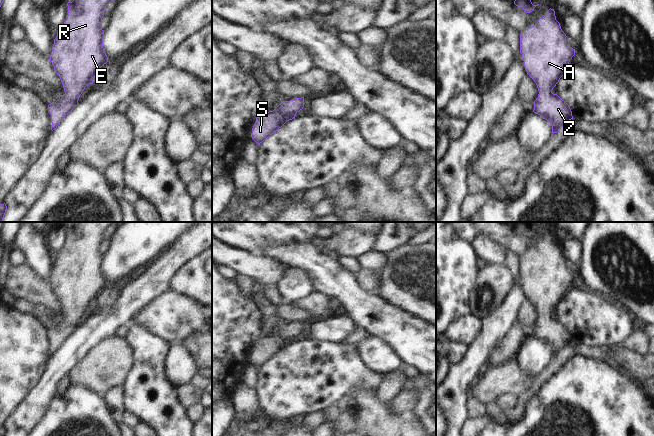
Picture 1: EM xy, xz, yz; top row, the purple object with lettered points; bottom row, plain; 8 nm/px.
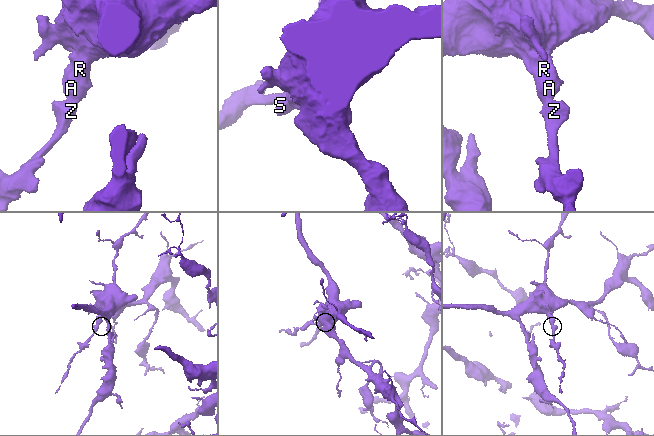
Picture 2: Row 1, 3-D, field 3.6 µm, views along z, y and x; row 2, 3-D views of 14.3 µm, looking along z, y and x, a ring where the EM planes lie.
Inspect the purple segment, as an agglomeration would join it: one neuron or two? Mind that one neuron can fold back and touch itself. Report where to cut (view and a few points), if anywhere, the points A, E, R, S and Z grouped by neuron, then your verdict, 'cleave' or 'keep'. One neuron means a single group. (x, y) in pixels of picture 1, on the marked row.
no cut | A E R S Z | keep

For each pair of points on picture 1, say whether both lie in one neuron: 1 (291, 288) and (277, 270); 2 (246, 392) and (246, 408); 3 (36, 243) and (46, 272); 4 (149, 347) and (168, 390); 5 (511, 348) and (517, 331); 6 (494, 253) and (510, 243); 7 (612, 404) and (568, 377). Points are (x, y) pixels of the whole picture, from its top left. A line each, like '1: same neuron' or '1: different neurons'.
1: different neurons
2: same neuron
3: same neuron
4: same neuron
5: same neuron
6: different neurons
7: same neuron

